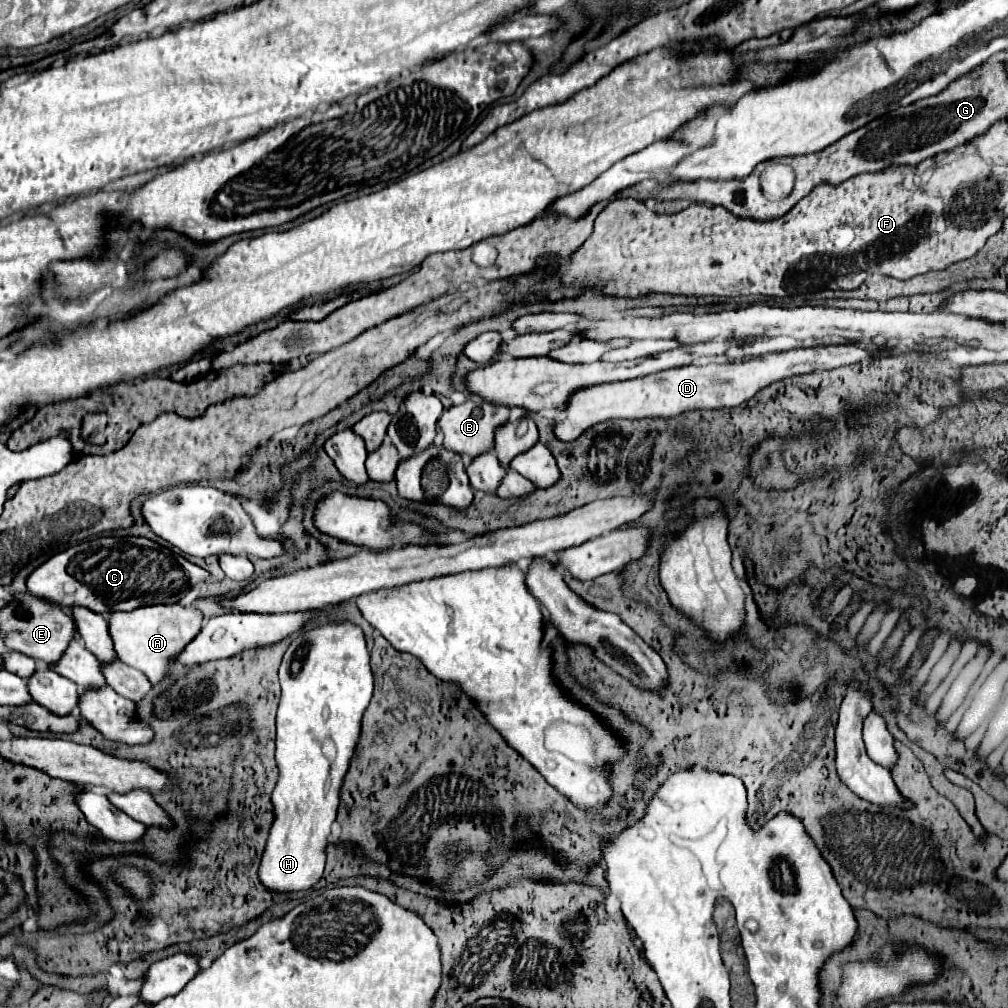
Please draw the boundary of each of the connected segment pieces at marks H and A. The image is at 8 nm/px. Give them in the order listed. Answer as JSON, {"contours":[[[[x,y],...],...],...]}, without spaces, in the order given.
{"contours":[[[[329,624],[315,630],[303,630],[287,648],[281,668],[281,702],[277,712],[277,768],[279,780],[273,790],[275,822],[261,858],[259,880],[269,890],[295,892],[311,888],[323,874],[325,848],[331,824],[337,816],[339,792],[361,736],[361,718],[373,694],[373,676],[369,668],[369,650],[363,632],[353,624]]],[[[177,604],[141,606],[131,612],[117,612],[109,620],[109,632],[117,648],[117,658],[123,664],[141,670],[153,686],[157,686],[169,674],[169,668],[177,654],[197,636],[201,626],[203,616],[199,610],[185,610]]]]}

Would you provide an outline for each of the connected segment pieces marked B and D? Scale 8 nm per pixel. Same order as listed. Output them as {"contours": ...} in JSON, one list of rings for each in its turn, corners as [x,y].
{"contours":[[[[467,400],[461,406],[451,406],[449,410],[445,410],[443,416],[439,418],[439,428],[445,438],[445,448],[461,454],[463,460],[469,464],[477,456],[495,448],[495,432],[497,432],[497,428],[505,426],[507,422],[509,422],[509,408],[507,406],[493,406],[487,402],[475,404],[475,402]]],[[[853,342],[847,344],[829,344],[813,348],[791,348],[783,352],[765,352],[761,356],[747,356],[735,362],[711,362],[705,366],[683,366],[673,370],[663,370],[649,374],[637,380],[625,380],[617,384],[599,384],[597,388],[583,388],[569,398],[567,418],[555,424],[557,438],[569,442],[581,436],[585,430],[595,424],[607,422],[611,418],[675,418],[689,410],[717,410],[717,408],[735,408],[751,400],[761,388],[767,388],[773,382],[779,382],[789,376],[809,374],[815,370],[833,370],[839,366],[855,364],[867,356],[875,356],[879,350],[859,348]]]]}

